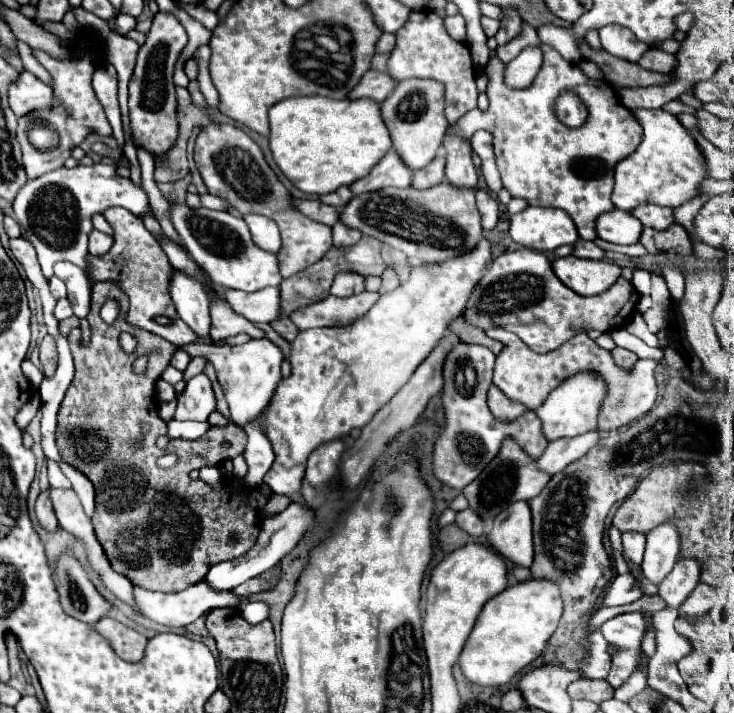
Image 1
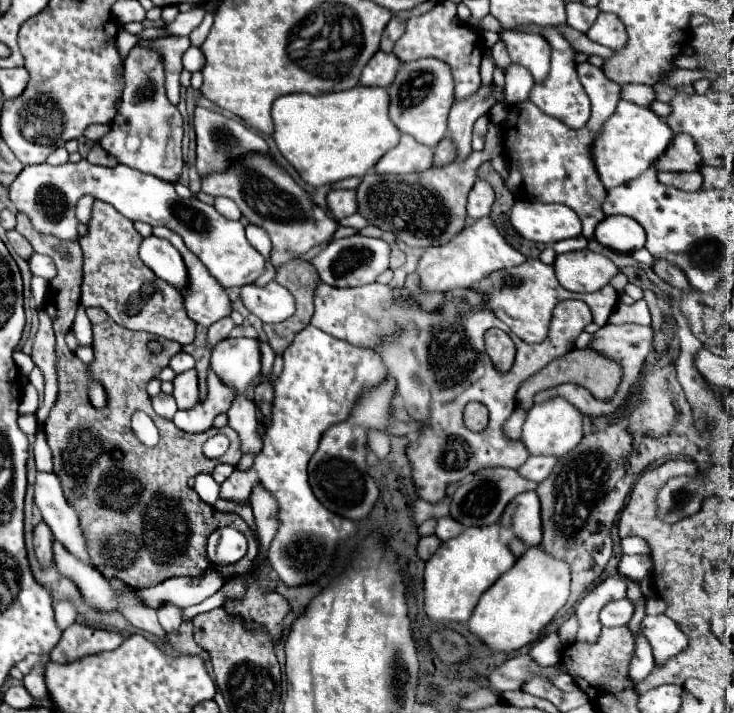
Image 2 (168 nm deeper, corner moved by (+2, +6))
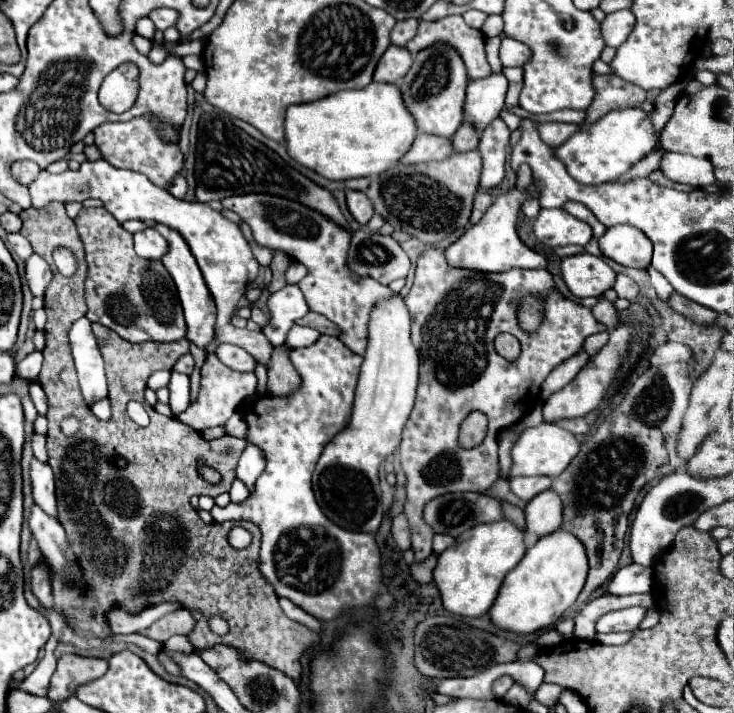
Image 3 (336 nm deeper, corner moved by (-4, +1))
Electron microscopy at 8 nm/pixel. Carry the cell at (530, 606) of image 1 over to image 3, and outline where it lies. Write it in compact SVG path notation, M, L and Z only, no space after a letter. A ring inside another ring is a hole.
M555 531L541 537L527 549L519 565L507 573L495 603L489 609L491 623L503 631L529 635L557 623L557 619L577 601L587 577L587 555L571 533Z

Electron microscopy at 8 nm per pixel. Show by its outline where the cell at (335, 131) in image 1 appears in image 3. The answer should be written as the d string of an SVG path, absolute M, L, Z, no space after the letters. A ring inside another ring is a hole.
M375 81L367 89L343 91L311 103L289 105L285 117L289 157L329 181L381 175L407 153L415 135L415 121L403 109L397 85Z

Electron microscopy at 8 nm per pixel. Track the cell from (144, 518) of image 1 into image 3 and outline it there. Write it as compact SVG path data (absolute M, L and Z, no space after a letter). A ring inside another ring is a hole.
M49 205L47 209L31 207L21 211L19 217L23 219L21 235L29 239L37 255L47 257L55 275L45 291L45 311L49 319L45 325L45 361L39 373L41 387L49 399L47 451L49 465L57 481L59 521L65 527L71 547L79 557L79 565L91 585L89 595L79 597L69 591L57 575L53 575L51 583L55 607L67 615L67 621L75 631L79 631L79 635L109 637L111 631L103 613L111 605L119 605L125 611L135 613L163 601L181 601L191 613L195 613L193 617L197 619L193 633L189 633L189 641L195 649L225 643L241 649L247 659L269 663L297 681L301 675L299 657L309 645L319 641L319 637L283 613L273 587L265 581L259 569L259 527L237 521L207 525L189 503L193 495L217 497L219 493L229 491L245 441L231 435L205 441L189 425L183 425L173 417L159 415L143 397L149 375L159 369L171 371L175 361L189 353L189 341L145 341L135 345L121 339L109 327L95 323L93 333L105 359L113 409L109 421L97 419L81 395L67 337L71 325L87 313L84 298L87 263L83 241L63 205ZM57 245L69 247L75 253L79 269L73 277L63 277L55 271L57 267L49 257ZM129 401L145 405L151 417L147 427L139 427L131 421L127 415ZM67 417L77 417L81 427L71 437L61 431L61 421ZM199 463L207 463L219 471L221 481L217 485L207 483L197 471ZM235 525L251 531L253 541L247 549L233 549L229 545L227 533ZM221 615L229 619L226 620L229 624L227 635L215 635L209 629L209 617Z

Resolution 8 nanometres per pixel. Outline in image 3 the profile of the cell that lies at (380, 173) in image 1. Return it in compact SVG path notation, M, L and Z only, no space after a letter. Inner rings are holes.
M417 135L411 149L405 153L401 163L415 165L415 163L427 163L427 161L443 161L453 153L451 139L443 137L431 137L431 135Z

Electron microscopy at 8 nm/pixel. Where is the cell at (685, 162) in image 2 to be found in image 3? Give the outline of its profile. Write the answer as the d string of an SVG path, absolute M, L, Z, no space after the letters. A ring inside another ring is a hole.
M655 149L639 165L635 165L635 169L631 169L631 173L627 173L627 177L621 177L619 181L627 181L631 177L647 177L647 175L651 175L653 171L657 171L661 167L661 159L663 159L663 149Z

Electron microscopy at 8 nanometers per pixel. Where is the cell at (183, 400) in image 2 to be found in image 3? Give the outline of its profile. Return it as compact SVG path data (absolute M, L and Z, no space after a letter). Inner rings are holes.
M173 371L171 381L169 381L169 391L171 391L169 405L171 405L173 413L175 415L183 413L191 405L191 381L189 381L189 375L181 375L181 373Z

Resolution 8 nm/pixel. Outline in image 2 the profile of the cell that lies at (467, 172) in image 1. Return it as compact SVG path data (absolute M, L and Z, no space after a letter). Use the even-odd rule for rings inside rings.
M493 84L481 86L473 96L455 100L449 114L449 138L457 146L457 158L467 158L471 152L473 124L481 114L487 114L495 104Z

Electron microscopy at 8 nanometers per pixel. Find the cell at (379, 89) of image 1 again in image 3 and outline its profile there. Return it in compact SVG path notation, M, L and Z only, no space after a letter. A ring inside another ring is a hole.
M389 45L389 49L379 59L379 65L375 69L373 81L397 83L401 77L405 77L405 73L411 67L411 63L413 63L413 55L407 53L407 49Z

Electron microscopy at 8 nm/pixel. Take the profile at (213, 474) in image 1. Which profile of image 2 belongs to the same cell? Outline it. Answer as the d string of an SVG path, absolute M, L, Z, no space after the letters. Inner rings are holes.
M199 474L195 478L195 486L193 490L201 496L201 500L205 500L207 504L213 504L215 500L219 500L219 484L213 480L211 474Z

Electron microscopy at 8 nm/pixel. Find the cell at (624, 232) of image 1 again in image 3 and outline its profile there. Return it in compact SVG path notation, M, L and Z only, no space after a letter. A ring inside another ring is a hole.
M615 225L599 237L599 249L605 257L625 265L645 269L651 263L653 245L647 235L631 225Z

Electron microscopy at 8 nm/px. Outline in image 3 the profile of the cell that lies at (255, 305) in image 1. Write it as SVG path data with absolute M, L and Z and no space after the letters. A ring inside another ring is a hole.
M285 285L281 291L271 293L267 299L267 307L271 319L267 327L263 327L263 333L273 345L285 343L285 337L295 321L309 311L309 307L305 307L305 297L297 285Z

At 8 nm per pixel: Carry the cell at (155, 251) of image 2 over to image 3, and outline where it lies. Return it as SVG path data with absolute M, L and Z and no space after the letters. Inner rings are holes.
M145 229L135 233L135 253L143 259L161 261L169 253L169 245L155 229Z

